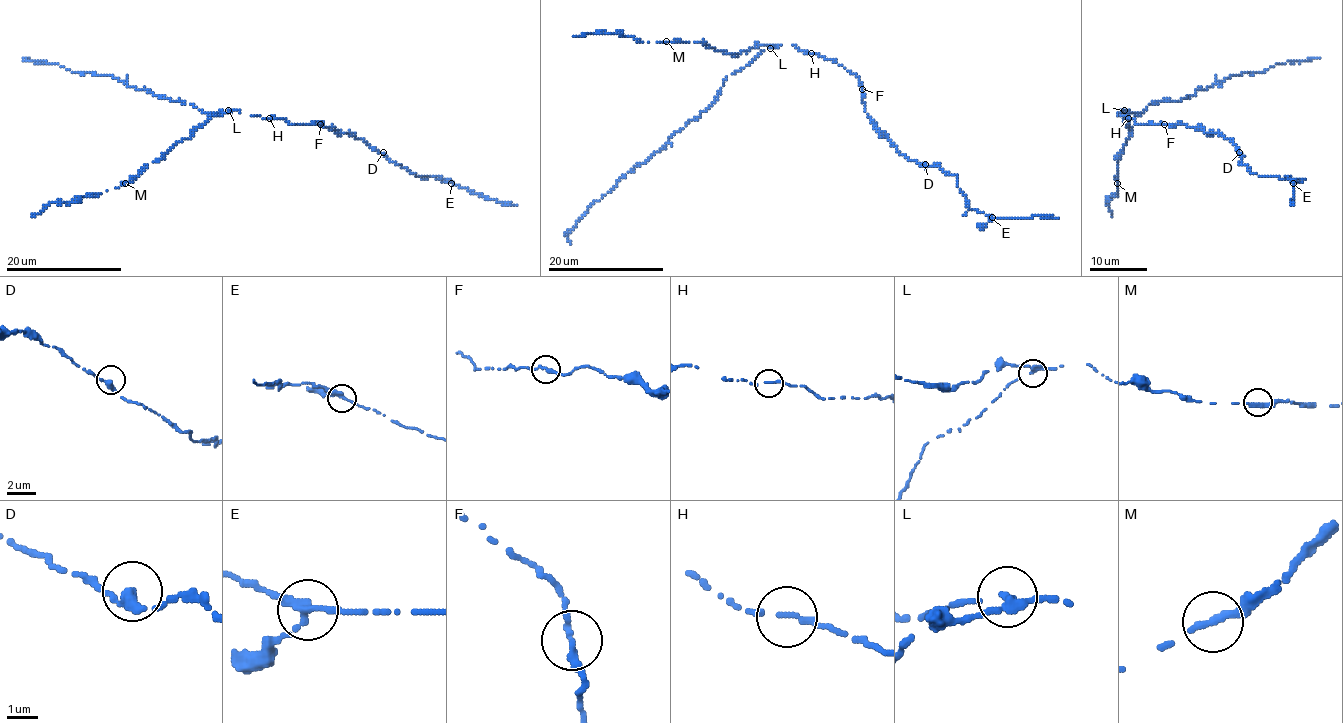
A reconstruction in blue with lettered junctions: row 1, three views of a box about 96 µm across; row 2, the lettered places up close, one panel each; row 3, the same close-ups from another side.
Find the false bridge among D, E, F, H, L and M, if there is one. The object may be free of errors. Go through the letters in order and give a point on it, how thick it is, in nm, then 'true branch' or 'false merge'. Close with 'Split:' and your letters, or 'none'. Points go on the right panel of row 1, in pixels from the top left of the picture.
D: place (1239, 152); calibre 300 nm; true branch
E: place (1293, 183); calibre 240 nm; true branch
F: place (1164, 124); calibre 240 nm; true branch
H: place (1128, 118); calibre 260 nm; true branch
L: place (1124, 110); calibre 240 nm; false merge
M: place (1117, 183); calibre 280 nm; true branch
Split: L

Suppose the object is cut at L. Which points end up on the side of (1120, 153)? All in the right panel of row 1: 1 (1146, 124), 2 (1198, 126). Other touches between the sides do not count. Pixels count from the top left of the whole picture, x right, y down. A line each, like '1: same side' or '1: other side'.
1: same side
2: same side

